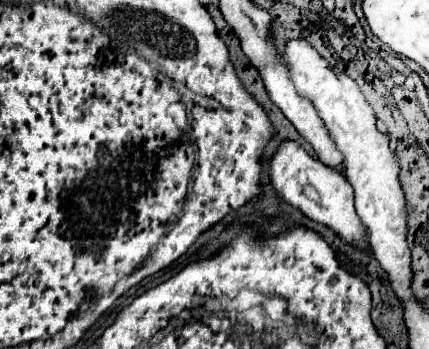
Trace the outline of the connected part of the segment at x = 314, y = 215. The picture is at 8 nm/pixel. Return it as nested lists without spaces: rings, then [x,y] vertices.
[[[284,139],[276,153],[270,159],[268,169],[270,181],[274,189],[294,207],[298,207],[306,217],[334,229],[344,241],[354,245],[364,245],[366,241],[366,227],[358,219],[354,211],[354,191],[352,185],[342,177],[338,171],[332,171],[318,159],[310,157],[296,141]]]

